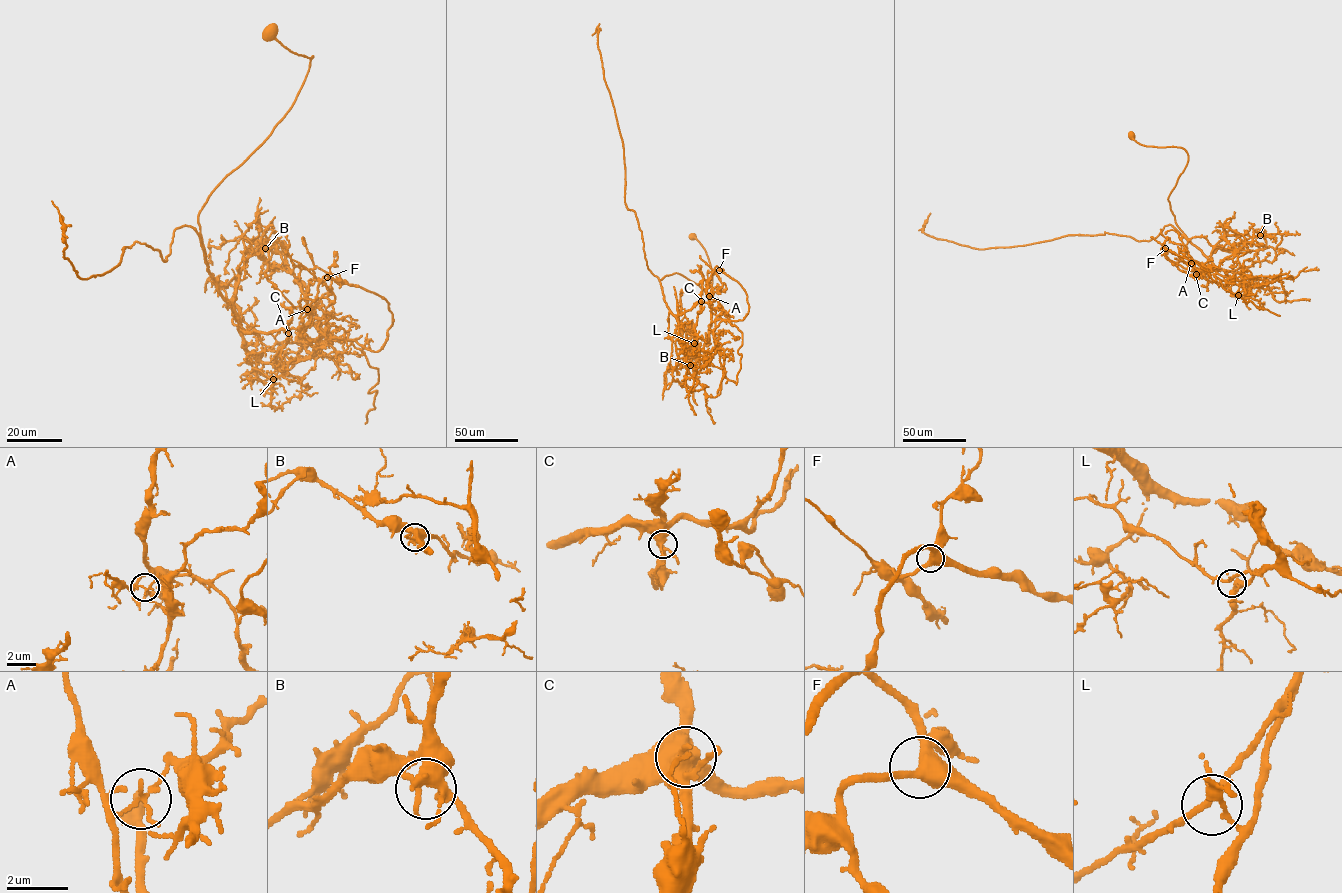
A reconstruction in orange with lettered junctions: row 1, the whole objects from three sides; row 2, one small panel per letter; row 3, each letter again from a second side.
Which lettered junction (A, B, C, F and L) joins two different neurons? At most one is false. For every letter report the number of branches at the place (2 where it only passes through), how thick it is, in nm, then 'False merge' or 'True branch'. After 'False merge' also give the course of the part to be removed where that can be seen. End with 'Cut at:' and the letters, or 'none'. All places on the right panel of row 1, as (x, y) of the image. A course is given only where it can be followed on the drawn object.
A: Branches: 3. Thickness 130 nm. False merge. Course of the part to remove: (1191, 263), (1211, 266), (1216, 270), (1215, 282), (1208, 271), (1193, 261), (1161, 249), (1181, 270), (1198, 279)
B: Branches: 3. Thickness 400 nm. True branch
C: Branches: 3. Thickness 400 nm. True branch
F: Branches: 3. Thickness 440 nm. True branch
L: Branches: 3. Thickness 180 nm. True branch
Cut at: A

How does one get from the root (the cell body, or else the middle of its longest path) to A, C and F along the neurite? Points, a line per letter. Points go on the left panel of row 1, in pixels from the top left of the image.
A: (270, 30), (312, 56), (309, 69), (198, 223), (208, 271), (245, 331), (303, 329), (307, 308)
C: (270, 30), (312, 56), (309, 69), (198, 223), (239, 326), (288, 333)
F: (270, 30), (310, 65), (199, 214), (208, 271), (232, 302), (259, 255), (378, 351), (389, 304), (327, 277)

